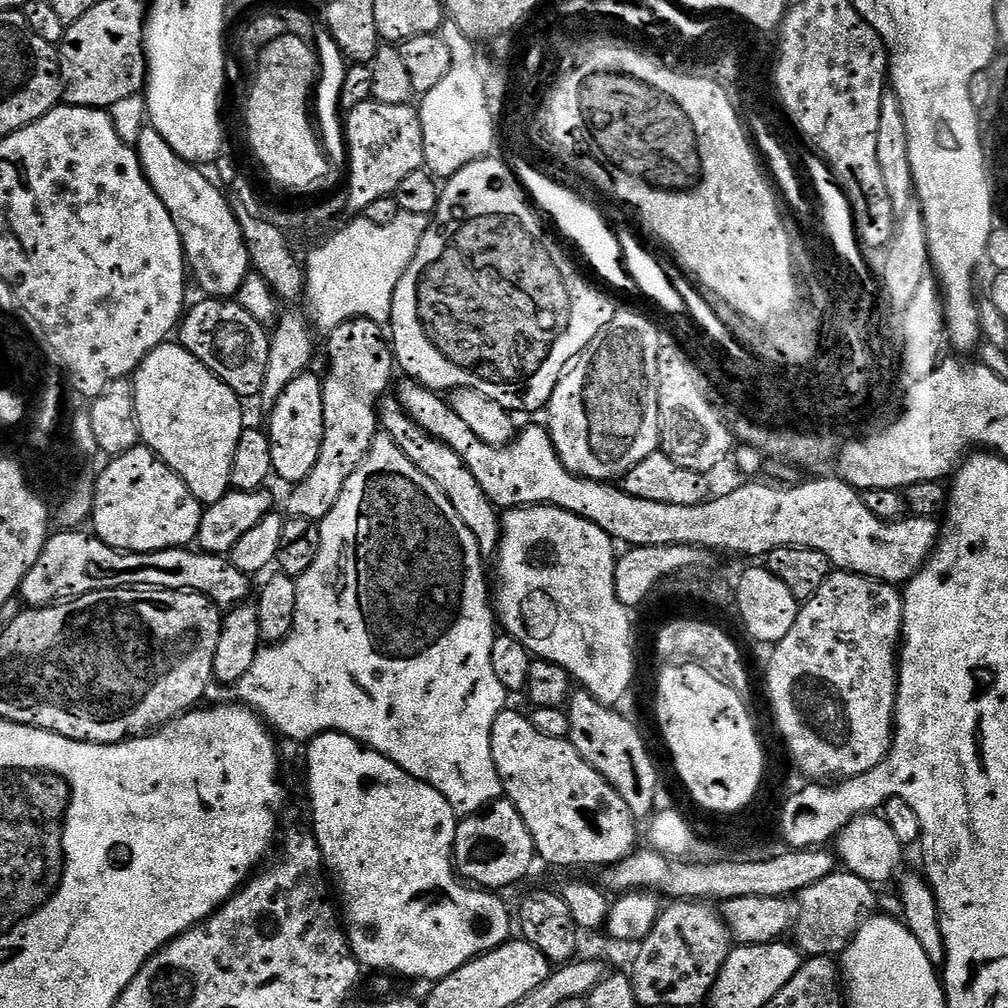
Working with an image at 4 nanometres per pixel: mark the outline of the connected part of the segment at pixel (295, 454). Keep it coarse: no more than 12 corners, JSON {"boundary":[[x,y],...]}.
{"boundary":[[312,370],[270,406],[275,479],[302,482],[324,437],[324,386]]}

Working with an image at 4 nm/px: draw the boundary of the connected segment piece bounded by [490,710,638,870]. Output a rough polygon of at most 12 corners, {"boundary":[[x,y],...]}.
{"boundary":[[494,718],[503,795],[537,857],[603,870],[637,817],[566,738]]}

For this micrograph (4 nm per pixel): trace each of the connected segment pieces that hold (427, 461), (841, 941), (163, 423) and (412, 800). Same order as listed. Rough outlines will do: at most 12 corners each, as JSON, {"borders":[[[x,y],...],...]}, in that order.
{"borders":[[[381,399],[378,424],[458,510],[481,556],[495,557],[502,516],[466,462]],[[831,872],[798,893],[795,947],[839,957],[878,892],[858,874]],[[178,342],[134,373],[141,441],[201,505],[230,491],[241,397]],[[341,732],[310,831],[356,961],[435,982],[514,916],[460,879],[456,811]]]}

